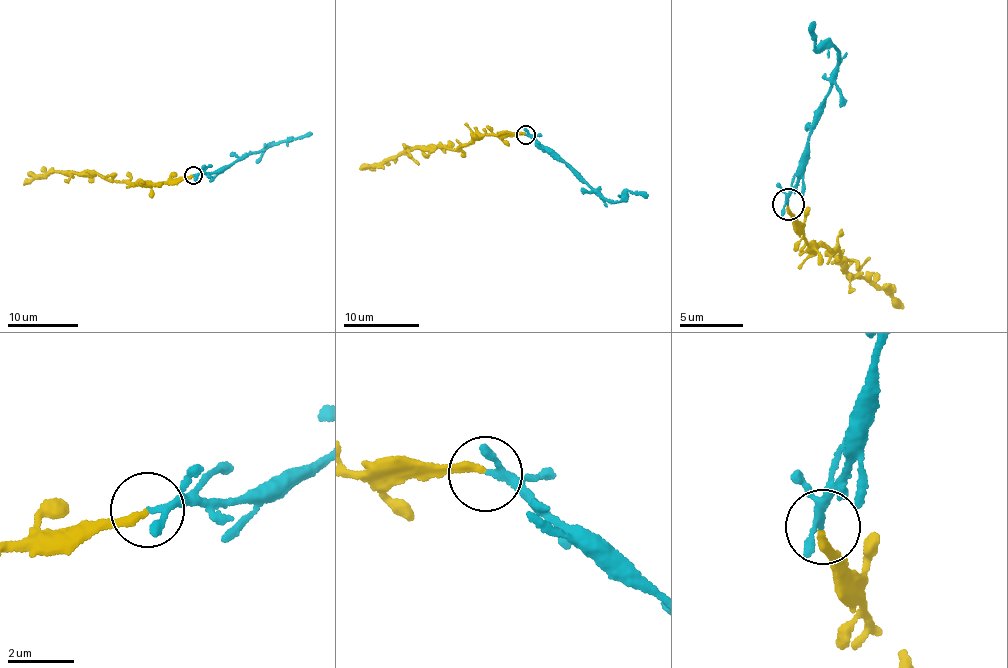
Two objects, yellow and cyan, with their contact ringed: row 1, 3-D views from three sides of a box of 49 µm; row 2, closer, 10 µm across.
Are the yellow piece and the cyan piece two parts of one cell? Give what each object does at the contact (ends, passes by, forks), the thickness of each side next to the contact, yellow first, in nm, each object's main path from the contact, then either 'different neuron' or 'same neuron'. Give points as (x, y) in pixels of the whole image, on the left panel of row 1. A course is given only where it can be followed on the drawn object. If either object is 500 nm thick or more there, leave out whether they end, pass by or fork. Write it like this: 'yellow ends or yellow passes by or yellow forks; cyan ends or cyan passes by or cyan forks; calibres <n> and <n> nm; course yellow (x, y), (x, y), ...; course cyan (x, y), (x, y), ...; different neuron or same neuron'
yellow ends; cyan passes by; calibres 240 and 160 nm; course yellow (194, 174), (145, 186), (137, 182), (106, 180), (99, 174), (85, 177), (74, 172), (43, 174), (24, 184); course cyan (194, 174), (216, 172), (273, 144), (311, 133); same neuron

